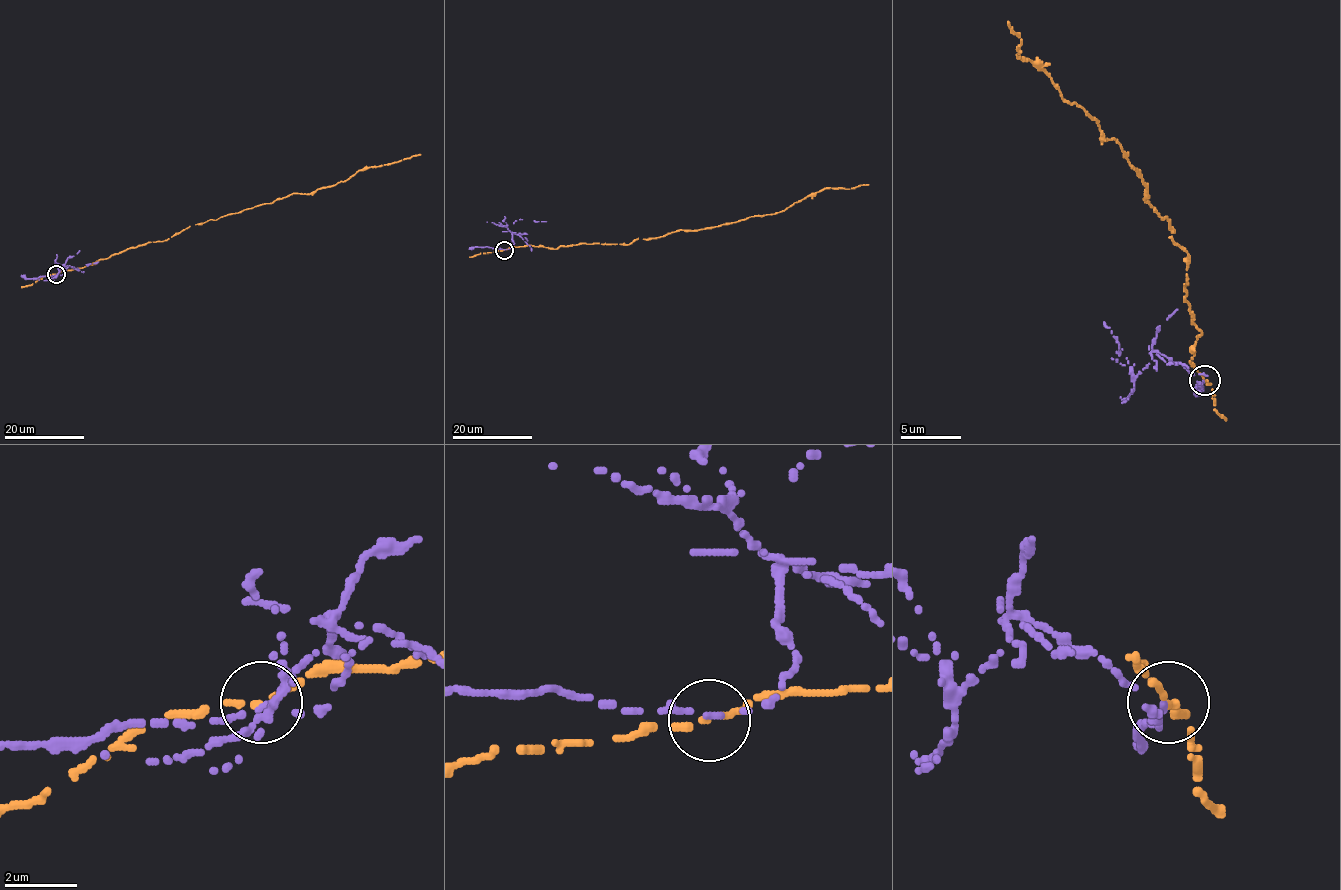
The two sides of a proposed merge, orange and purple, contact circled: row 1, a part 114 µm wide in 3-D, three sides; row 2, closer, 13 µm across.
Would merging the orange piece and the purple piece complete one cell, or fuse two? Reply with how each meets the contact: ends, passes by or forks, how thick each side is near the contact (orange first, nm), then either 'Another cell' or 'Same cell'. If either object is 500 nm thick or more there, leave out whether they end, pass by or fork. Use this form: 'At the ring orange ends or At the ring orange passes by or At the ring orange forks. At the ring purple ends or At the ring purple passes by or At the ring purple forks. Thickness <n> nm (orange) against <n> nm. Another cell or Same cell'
At the ring orange ends. At the ring purple ends. Thickness 220 nm (orange) against 150 nm. Another cell

